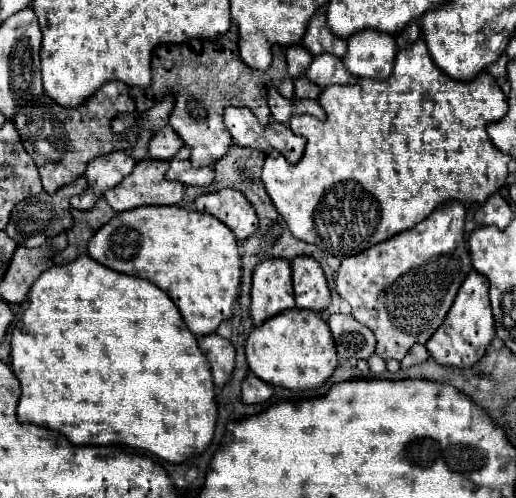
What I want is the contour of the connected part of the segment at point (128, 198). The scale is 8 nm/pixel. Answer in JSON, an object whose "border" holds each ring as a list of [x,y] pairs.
{"border":[[[144,158],[136,164],[132,174],[128,174],[118,186],[110,188],[104,198],[114,212],[132,210],[146,204],[180,204],[184,196],[184,186],[166,180],[166,170],[166,160]]]}

